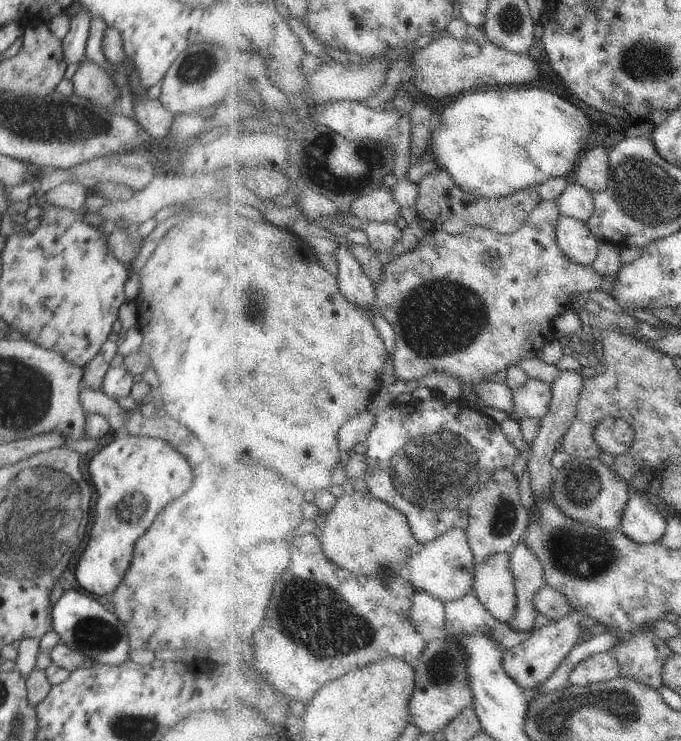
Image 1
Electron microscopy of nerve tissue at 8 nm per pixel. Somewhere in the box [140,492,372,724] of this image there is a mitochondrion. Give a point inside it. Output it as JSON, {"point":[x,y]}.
{"point":[183,604]}

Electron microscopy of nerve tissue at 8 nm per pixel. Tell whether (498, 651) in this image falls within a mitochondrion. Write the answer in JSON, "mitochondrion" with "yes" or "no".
{"mitochondrion":"no"}

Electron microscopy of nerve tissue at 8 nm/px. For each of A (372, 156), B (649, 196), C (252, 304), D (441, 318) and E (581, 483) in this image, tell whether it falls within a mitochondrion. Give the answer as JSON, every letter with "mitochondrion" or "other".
{"A":"mitochondrion","B":"mitochondrion","C":"mitochondrion","D":"mitochondrion","E":"mitochondrion"}

